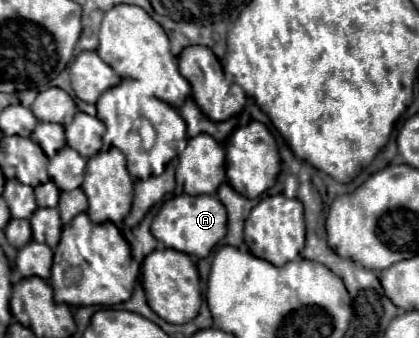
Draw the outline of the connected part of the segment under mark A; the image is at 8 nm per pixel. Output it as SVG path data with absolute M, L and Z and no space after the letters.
M180 194L164 202L158 216L152 222L152 234L164 242L166 248L186 252L188 256L206 258L212 248L226 236L226 208L216 196L188 196Z

